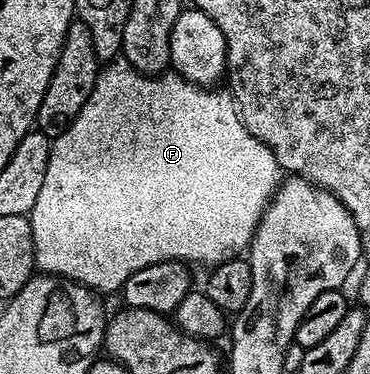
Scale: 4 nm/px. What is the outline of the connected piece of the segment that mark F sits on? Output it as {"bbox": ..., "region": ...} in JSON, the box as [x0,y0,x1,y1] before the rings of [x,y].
{"bbox":[29,59,284,295],"region":[[[115,59],[101,66],[96,87],[88,95],[88,103],[80,107],[80,115],[68,128],[53,138],[48,159],[48,171],[44,171],[44,183],[36,207],[32,207],[29,219],[34,236],[34,264],[43,274],[62,277],[65,281],[75,281],[87,285],[99,295],[117,294],[129,277],[136,275],[144,267],[152,267],[165,261],[184,261],[191,266],[206,265],[213,267],[241,258],[249,250],[250,241],[256,235],[258,224],[270,201],[284,180],[284,171],[276,163],[276,155],[267,145],[260,143],[238,114],[233,96],[218,87],[194,85],[180,74],[167,71],[161,75],[147,75],[138,72],[134,65],[125,59]]]}

